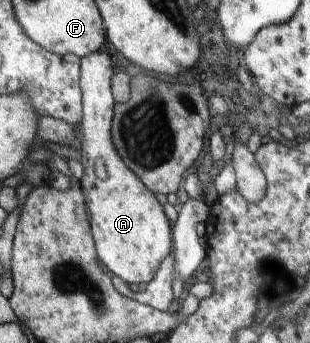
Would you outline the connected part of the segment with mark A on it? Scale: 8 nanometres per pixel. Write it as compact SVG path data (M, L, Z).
M95 50L87 56L80 58L79 78L82 92L82 117L83 132L82 165L84 174L80 180L85 206L89 210L89 218L93 240L100 262L104 267L119 276L127 284L143 284L151 282L159 270L159 264L172 254L173 238L169 220L163 212L163 207L157 201L155 195L125 166L121 156L117 154L117 148L111 140L111 126L115 100L113 100L110 87L113 68L111 57L102 50Z

